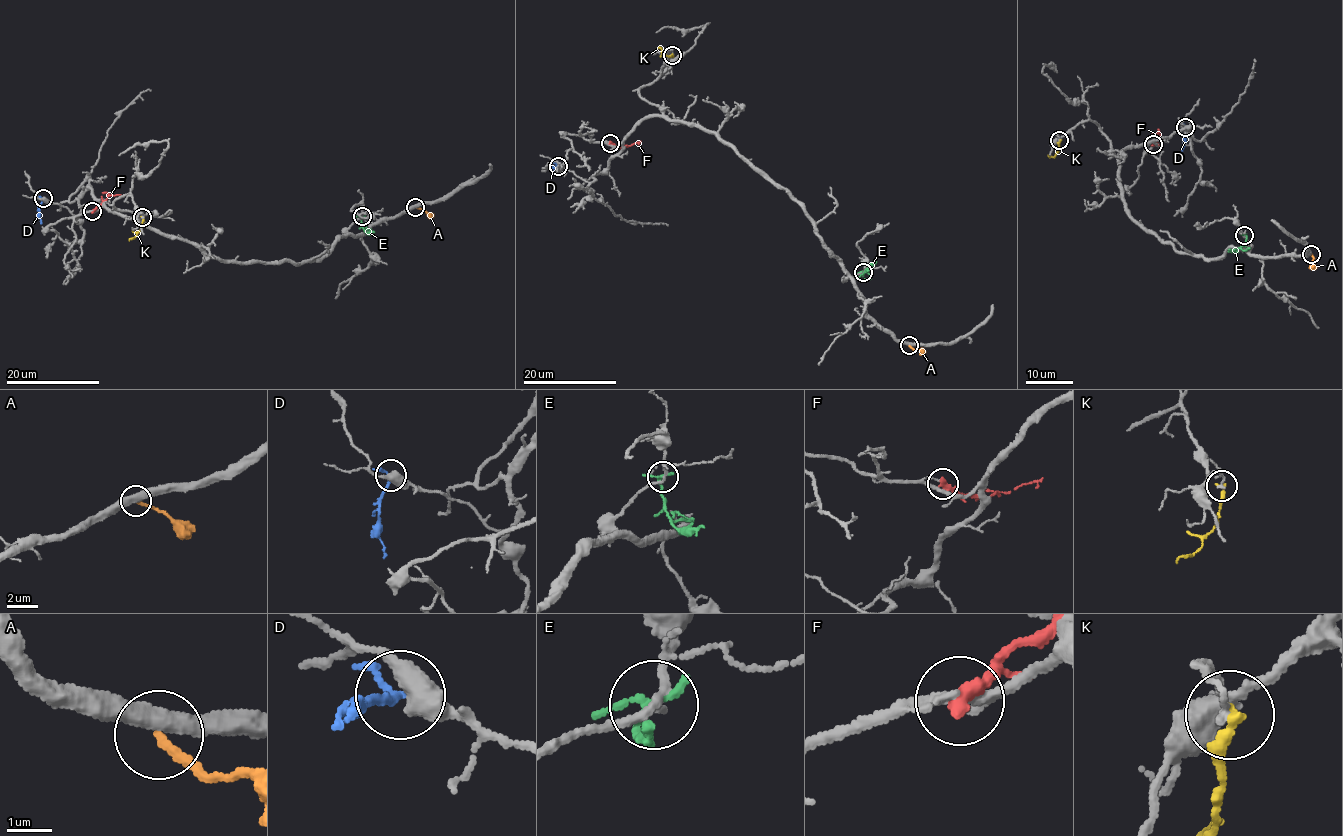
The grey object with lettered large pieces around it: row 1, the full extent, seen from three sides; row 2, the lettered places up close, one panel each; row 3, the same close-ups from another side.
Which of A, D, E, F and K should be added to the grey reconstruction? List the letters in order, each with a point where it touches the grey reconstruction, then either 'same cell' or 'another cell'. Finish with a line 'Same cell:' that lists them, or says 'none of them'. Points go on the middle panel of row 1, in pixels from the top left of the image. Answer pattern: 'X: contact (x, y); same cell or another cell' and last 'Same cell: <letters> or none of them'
A: contact (909, 345); another cell
D: contact (558, 166); another cell
E: contact (863, 272); another cell
F: contact (610, 143); another cell
K: contact (672, 55); another cell
Same cell: none of them

